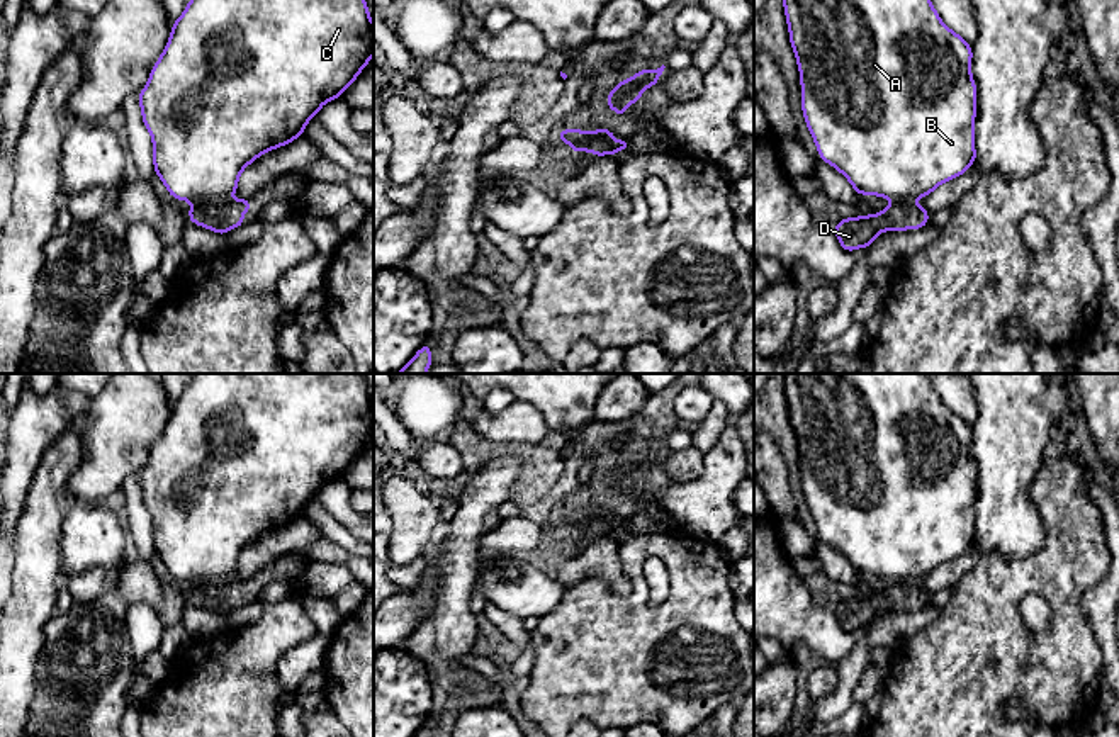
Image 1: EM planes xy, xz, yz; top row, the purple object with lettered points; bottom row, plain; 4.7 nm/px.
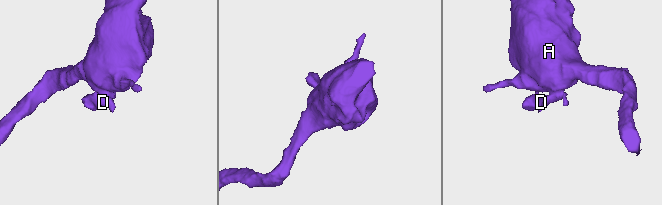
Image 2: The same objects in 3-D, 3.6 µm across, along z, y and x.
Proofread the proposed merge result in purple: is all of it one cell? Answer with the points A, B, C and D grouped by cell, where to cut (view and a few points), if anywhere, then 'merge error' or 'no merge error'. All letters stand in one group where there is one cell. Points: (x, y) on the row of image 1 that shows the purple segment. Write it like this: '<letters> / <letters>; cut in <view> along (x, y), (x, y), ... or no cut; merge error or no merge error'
A B C / D; cut in xy along (224, 199), (194, 204); merge error

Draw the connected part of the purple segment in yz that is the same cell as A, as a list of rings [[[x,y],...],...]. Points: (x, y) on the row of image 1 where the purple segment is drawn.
[[[783,0],[783,7],[800,70],[801,110],[818,156],[841,172],[859,195],[912,202],[929,195],[941,183],[963,175],[975,163],[976,85],[971,76],[973,48],[942,24],[931,0]]]

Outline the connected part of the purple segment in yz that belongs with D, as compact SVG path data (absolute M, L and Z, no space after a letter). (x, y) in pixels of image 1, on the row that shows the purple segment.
M895 200L876 216L839 219L834 233L846 251L868 248L883 231L920 229L927 226L929 212L914 202Z

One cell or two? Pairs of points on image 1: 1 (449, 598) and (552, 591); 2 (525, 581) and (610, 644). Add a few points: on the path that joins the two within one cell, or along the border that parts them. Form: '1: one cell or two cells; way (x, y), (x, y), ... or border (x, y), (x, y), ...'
1: two cells; border (479, 557), (472, 585)
2: two cells; border (566, 591), (561, 601), (540, 618)

